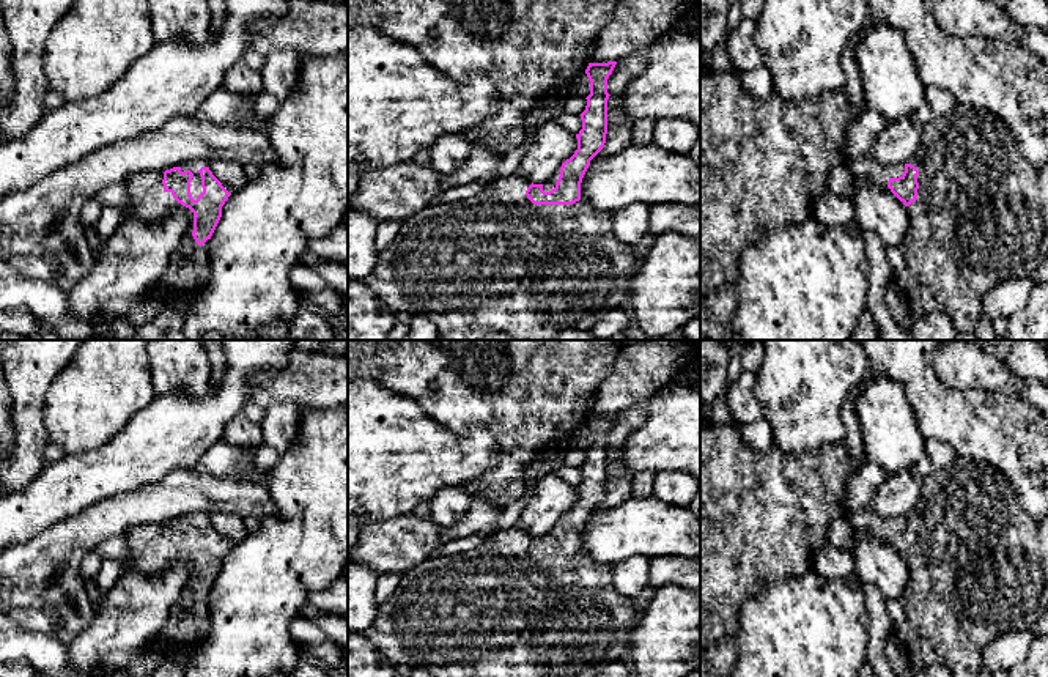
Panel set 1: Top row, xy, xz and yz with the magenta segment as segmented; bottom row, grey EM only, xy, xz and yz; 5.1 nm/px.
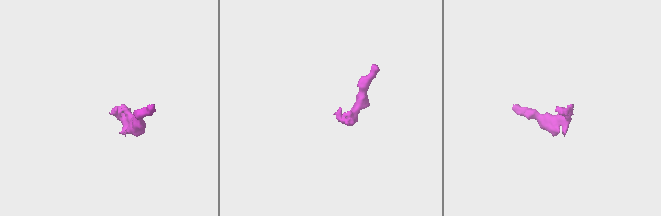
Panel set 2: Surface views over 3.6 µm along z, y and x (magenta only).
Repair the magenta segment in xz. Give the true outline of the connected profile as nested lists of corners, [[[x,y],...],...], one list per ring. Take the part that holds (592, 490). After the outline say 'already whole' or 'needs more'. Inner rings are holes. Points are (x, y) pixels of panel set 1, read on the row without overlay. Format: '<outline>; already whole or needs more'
[[[617,414],[589,416],[585,427],[590,433],[590,447],[587,458],[581,466],[582,482],[576,486],[578,502],[566,512],[557,526],[543,537],[533,537],[518,524],[489,535],[480,546],[459,554],[444,554],[428,559],[417,567],[404,572],[393,595],[378,608],[375,622],[360,631],[370,639],[373,647],[393,666],[409,666],[412,669],[428,671],[433,677],[596,677],[603,668],[617,661],[629,647],[629,638],[634,620],[634,606],[631,598],[623,597],[612,583],[612,565],[601,565],[581,551],[581,535],[590,518],[590,513],[603,502],[607,486],[607,431]]]; needs more

